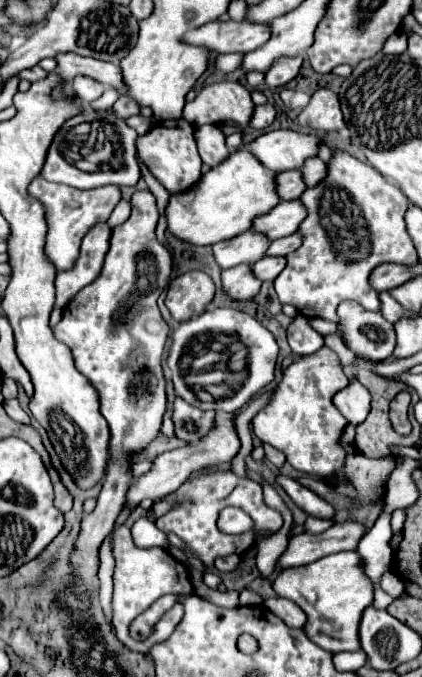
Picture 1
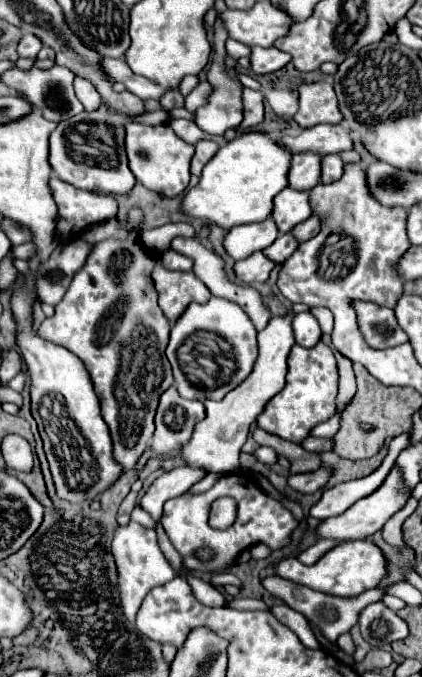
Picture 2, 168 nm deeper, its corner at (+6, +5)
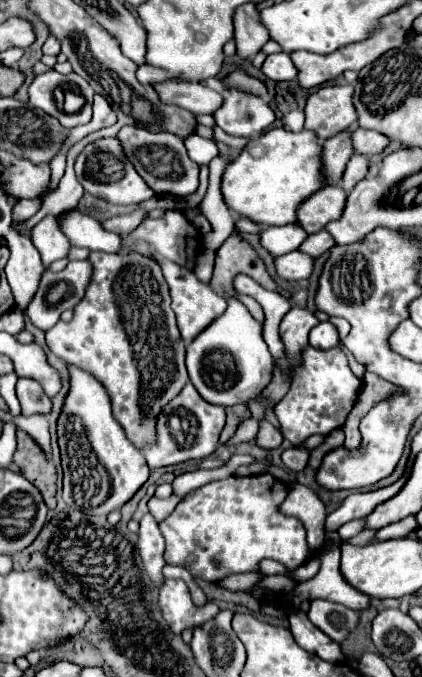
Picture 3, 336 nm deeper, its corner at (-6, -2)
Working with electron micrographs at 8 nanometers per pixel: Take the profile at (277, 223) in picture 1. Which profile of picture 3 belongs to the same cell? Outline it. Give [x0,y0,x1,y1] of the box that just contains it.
[298,186,346,232]

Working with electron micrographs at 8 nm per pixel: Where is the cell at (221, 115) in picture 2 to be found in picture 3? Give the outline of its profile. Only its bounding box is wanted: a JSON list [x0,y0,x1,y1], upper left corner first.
[214,88,274,138]

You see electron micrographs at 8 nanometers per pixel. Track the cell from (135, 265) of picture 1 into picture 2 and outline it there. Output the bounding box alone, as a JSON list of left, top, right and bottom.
[38,207,174,473]

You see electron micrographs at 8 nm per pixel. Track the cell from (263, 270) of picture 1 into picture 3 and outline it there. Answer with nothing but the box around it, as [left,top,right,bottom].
[300,232,336,258]

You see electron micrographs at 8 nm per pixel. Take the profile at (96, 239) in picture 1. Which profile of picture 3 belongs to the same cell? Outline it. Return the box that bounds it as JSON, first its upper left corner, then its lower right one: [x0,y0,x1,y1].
[24,260,92,330]

